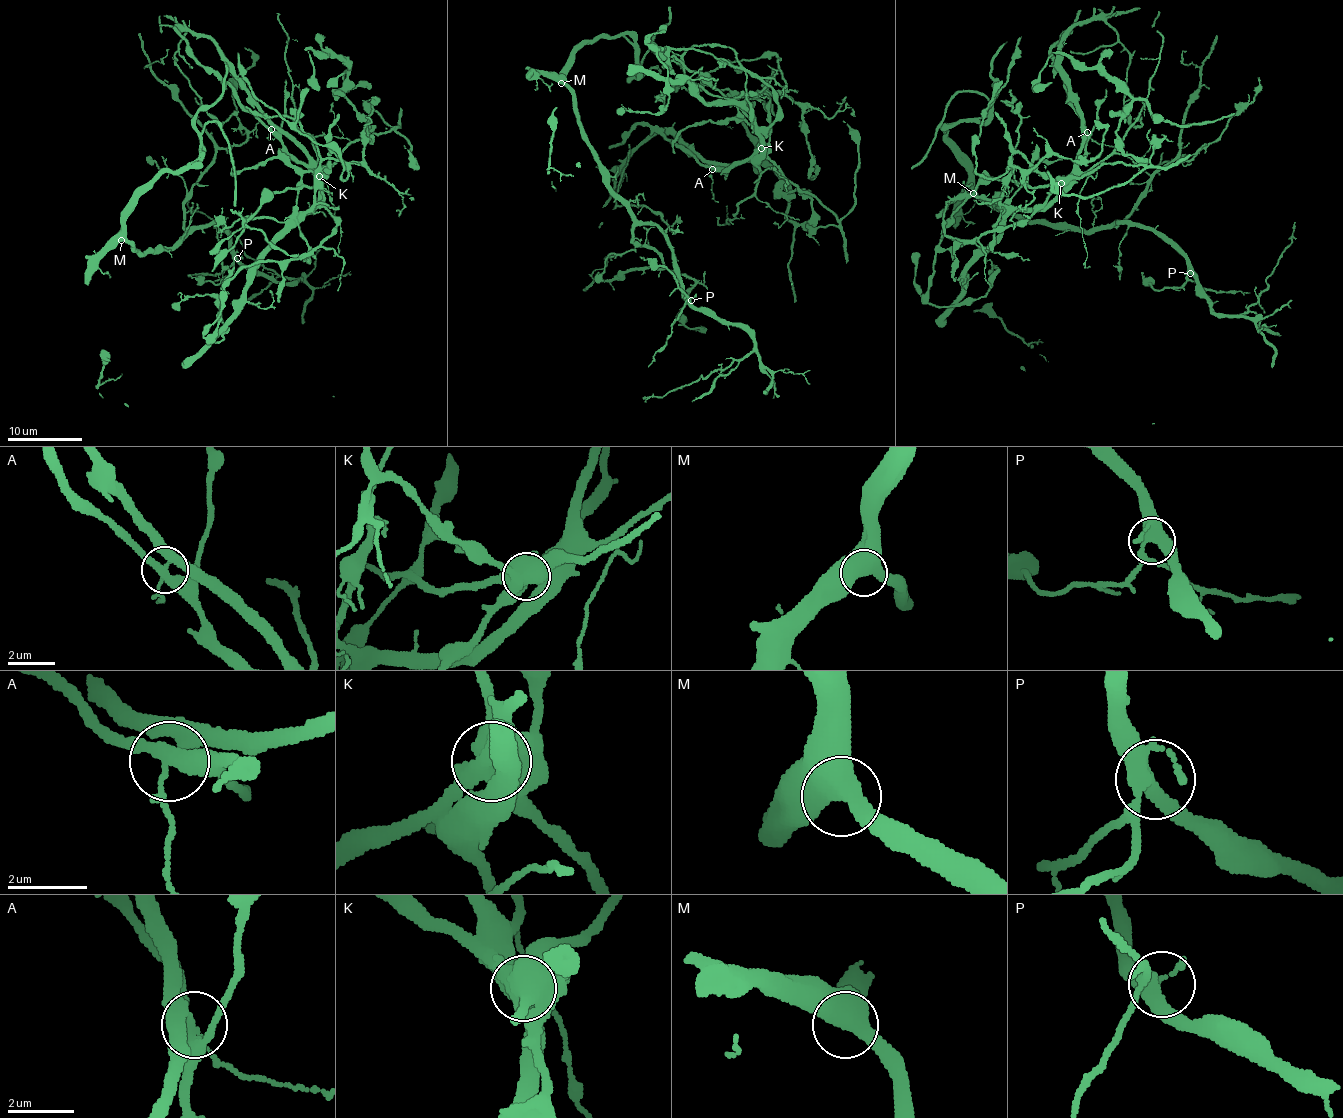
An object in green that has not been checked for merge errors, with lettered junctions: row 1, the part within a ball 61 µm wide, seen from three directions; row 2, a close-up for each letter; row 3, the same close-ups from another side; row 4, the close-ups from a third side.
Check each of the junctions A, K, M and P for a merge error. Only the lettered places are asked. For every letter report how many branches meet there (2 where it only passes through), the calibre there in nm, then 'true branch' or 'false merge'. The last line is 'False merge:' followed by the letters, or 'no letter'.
A: 4 | 320 nm | false merge
K: 3 | 600 nm | false merge
M: 2 | 550 nm | true branch
P: 4 | 400 nm | true branch
False merge: A, K

